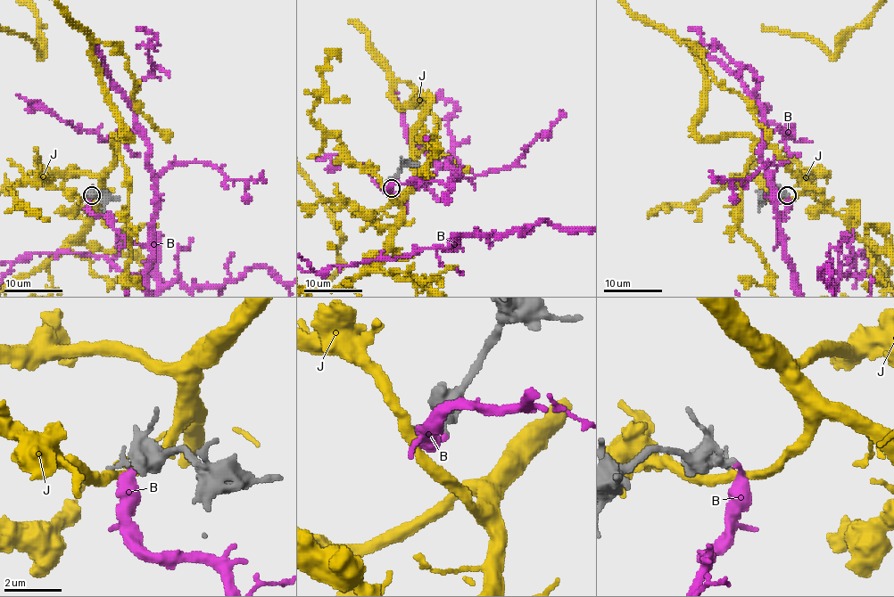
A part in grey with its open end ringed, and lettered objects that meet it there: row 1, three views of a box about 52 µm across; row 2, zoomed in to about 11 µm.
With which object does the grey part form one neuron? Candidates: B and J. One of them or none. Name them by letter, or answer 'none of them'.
none of them

